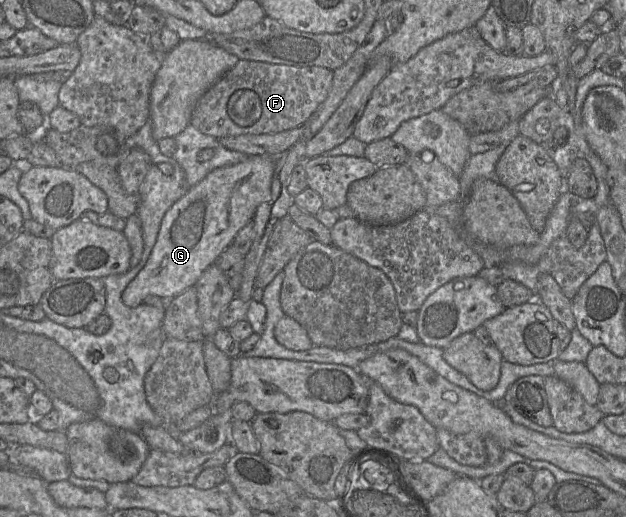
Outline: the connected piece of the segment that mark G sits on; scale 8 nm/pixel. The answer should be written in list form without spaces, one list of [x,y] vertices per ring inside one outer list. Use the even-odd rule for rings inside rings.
[[[254,155],[237,164],[216,168],[178,199],[163,216],[157,240],[145,266],[123,291],[123,304],[135,308],[149,295],[158,296],[167,302],[195,286],[203,272],[233,243],[238,231],[253,221],[258,206],[270,200],[275,157]]]

